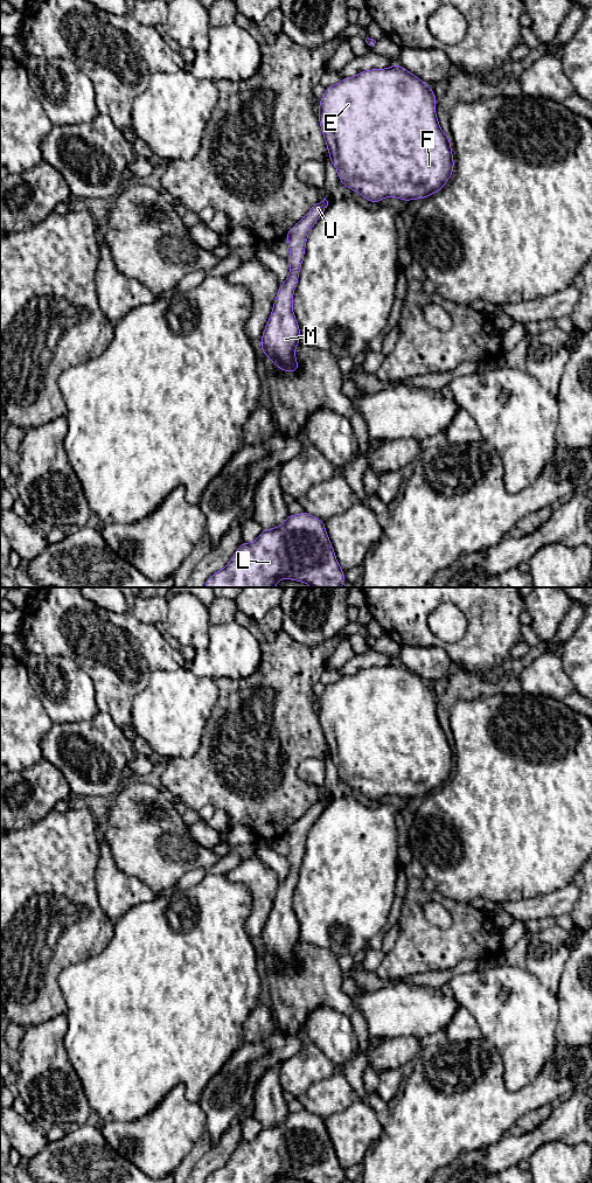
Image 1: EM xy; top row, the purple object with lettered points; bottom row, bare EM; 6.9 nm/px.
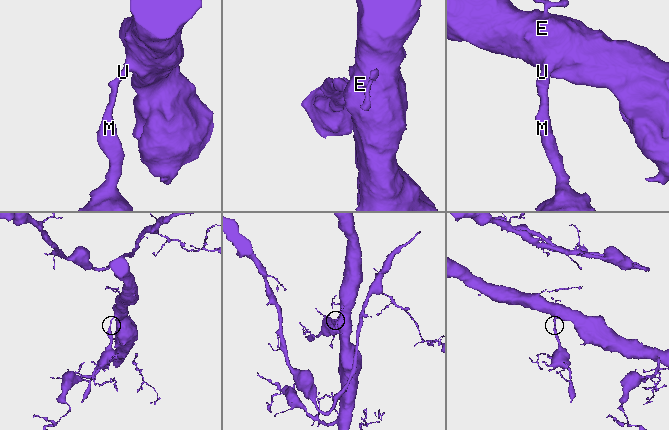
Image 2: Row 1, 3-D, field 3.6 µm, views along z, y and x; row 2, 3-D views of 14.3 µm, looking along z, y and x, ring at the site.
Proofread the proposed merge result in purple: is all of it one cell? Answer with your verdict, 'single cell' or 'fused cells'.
single cell

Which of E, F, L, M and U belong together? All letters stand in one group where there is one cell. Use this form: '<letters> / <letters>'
E F L M U

